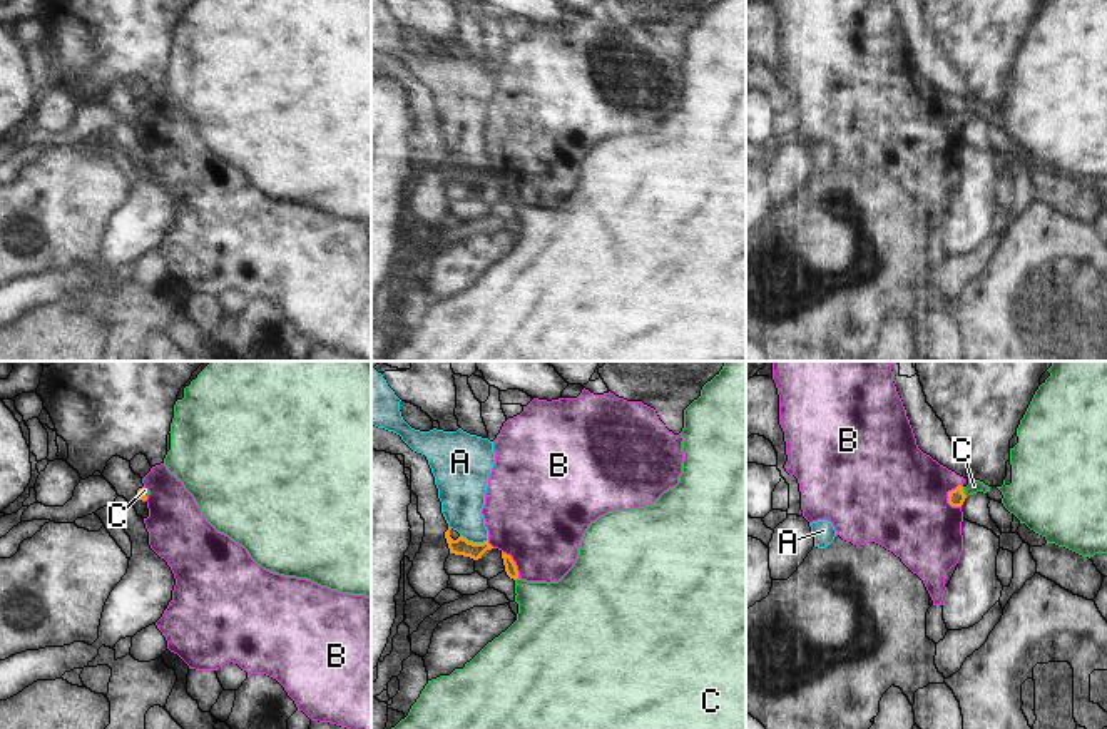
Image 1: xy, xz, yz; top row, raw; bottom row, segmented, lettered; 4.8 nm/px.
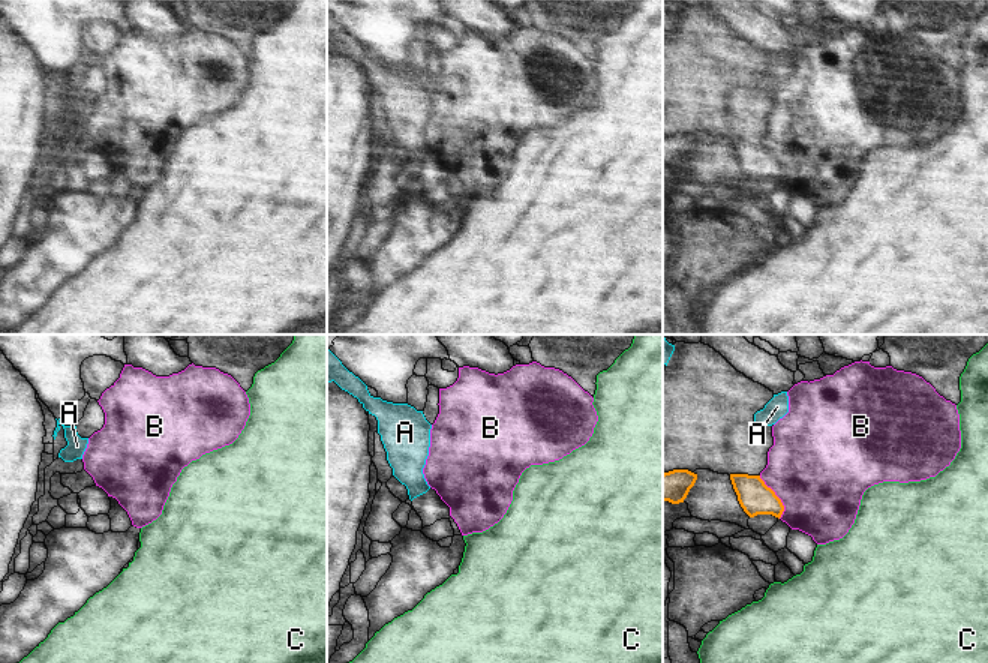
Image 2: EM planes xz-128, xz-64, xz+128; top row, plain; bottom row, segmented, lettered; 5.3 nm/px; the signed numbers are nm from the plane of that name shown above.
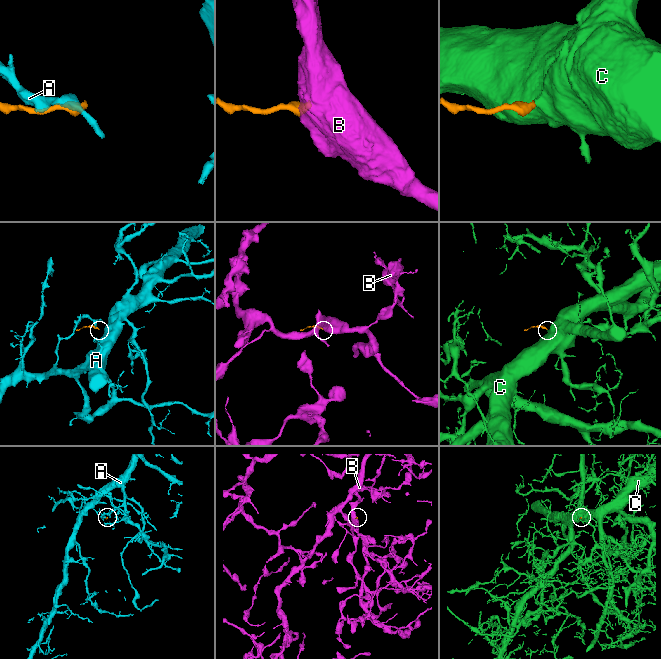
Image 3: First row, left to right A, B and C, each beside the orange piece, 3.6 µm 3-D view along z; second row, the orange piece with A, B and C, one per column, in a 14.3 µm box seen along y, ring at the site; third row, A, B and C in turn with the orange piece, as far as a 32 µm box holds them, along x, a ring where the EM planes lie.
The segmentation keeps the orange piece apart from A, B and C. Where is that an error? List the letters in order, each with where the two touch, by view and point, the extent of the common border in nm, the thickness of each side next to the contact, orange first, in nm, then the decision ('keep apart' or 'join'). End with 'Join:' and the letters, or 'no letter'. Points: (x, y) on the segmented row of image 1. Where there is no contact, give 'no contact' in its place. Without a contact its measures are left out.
A: meets orange in xz at (472, 542); contact 140 nm long; 80 nm thick on the orange side, 220 nm on the other; keep apart
B: meets orange in yz at (948, 495); contact 130 nm long; 80 nm thick on the orange side, 480 nm on the other; keep apart
C: meets orange in yz at (962, 492); contact 50 nm long; 80 nm thick on the orange side, 70 nm on the other; join
Join: C

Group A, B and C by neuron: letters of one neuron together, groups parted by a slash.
A / B / C

